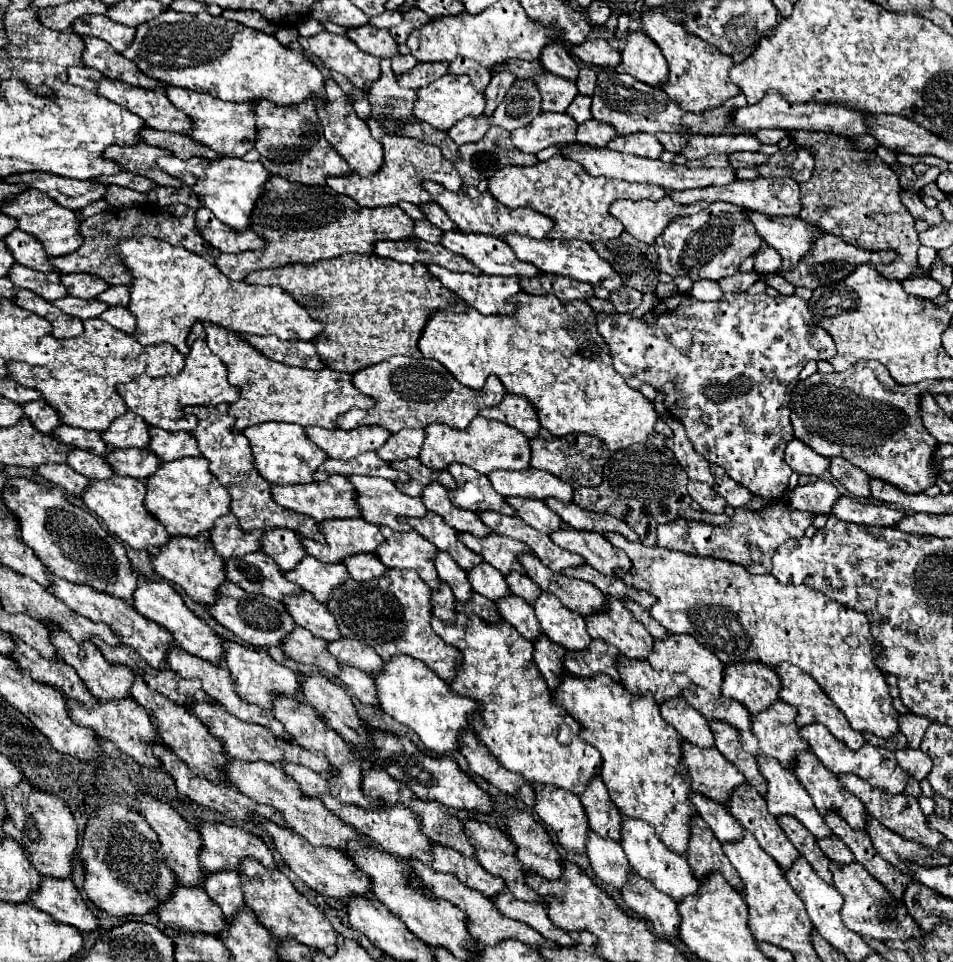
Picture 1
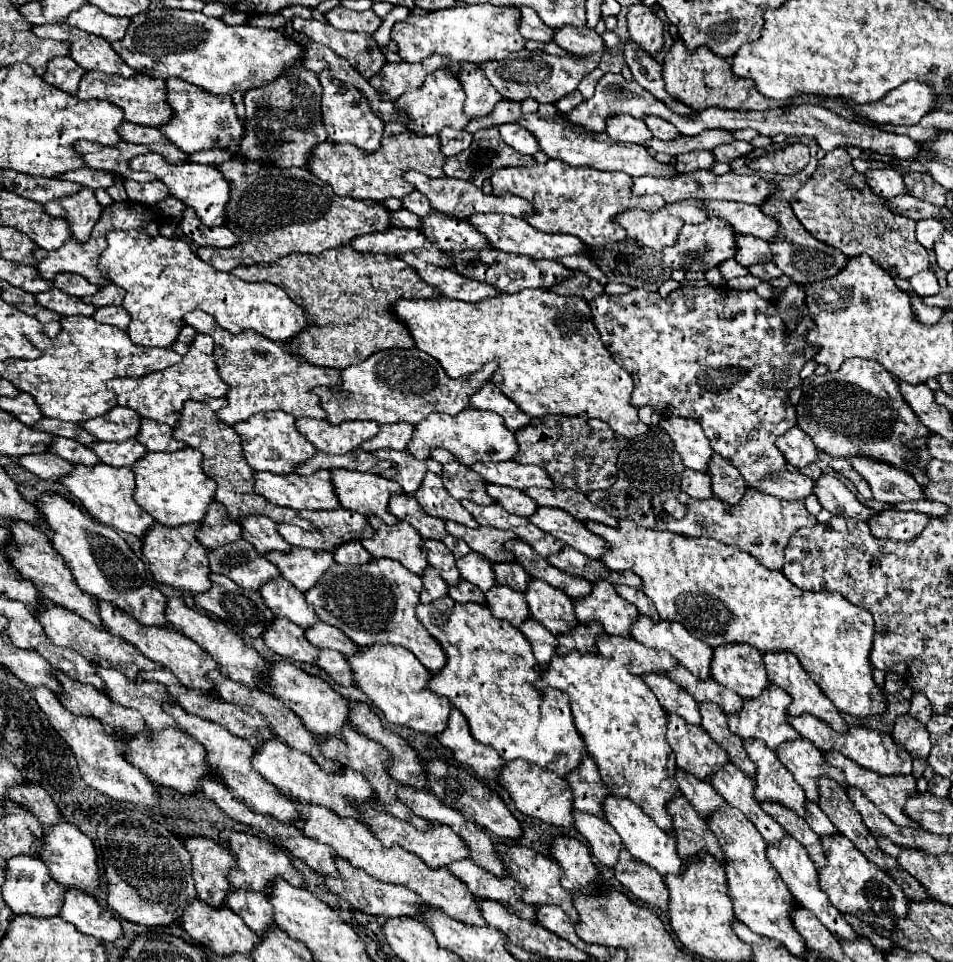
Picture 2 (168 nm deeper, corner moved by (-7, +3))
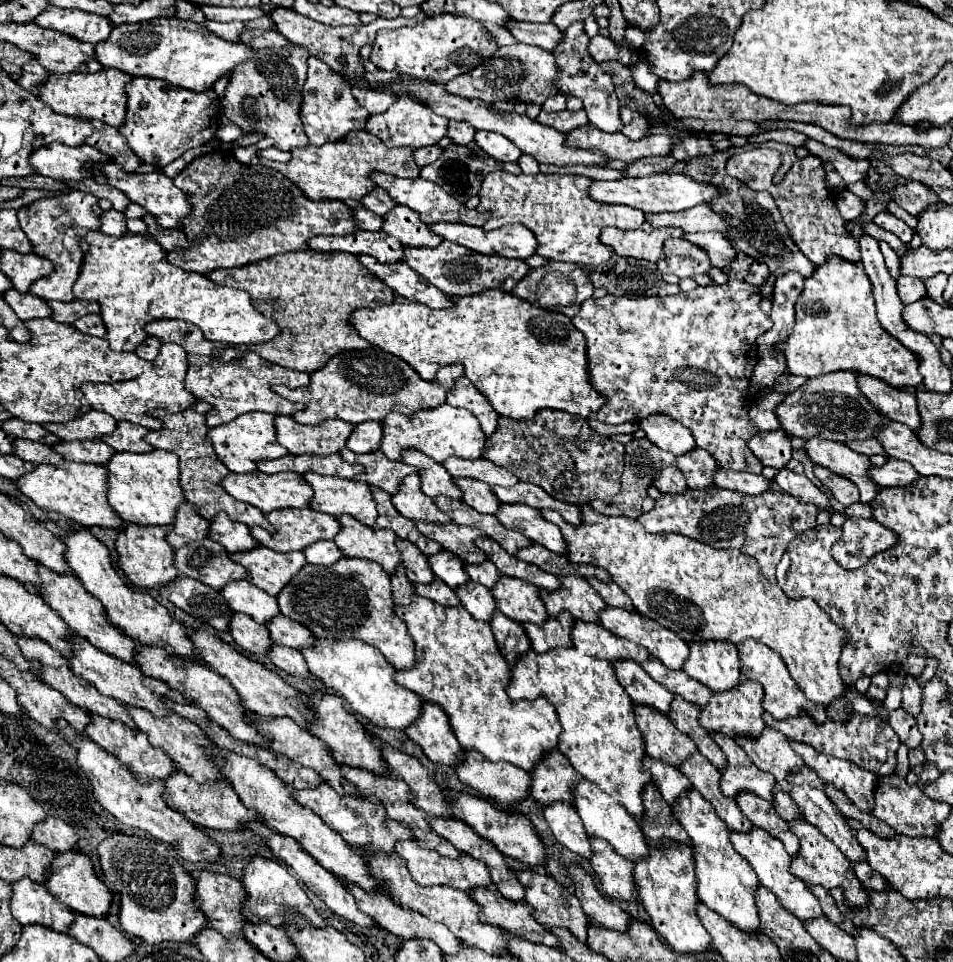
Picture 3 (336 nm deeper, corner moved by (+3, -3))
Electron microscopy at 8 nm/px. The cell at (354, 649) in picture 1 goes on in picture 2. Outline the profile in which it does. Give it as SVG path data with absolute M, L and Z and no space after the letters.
M317 621L315 625L307 627L305 629L305 639L315 645L315 647L327 647L327 649L335 649L343 655L351 655L355 651L359 651L359 647L355 647L355 643L345 635L345 633L339 633L339 629L323 623L323 621Z

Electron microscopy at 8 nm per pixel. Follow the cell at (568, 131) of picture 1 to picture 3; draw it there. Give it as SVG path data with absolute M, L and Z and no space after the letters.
M477 131L475 141L485 153L489 153L497 161L517 161L521 157L521 151L513 143L509 143L509 139L493 131Z

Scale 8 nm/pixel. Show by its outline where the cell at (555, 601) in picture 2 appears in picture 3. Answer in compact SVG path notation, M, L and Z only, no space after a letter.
M501 577L493 587L493 595L497 599L497 609L517 623L541 625L549 619L545 603L541 601L541 591L539 587L533 587L533 583Z

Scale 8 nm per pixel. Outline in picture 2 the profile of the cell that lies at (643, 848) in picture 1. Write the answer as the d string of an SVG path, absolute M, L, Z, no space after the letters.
M607 795L603 799L603 813L605 813L605 821L619 833L619 837L623 839L625 849L639 861L651 865L653 869L657 869L661 875L667 873L679 873L681 871L681 859L675 853L675 837L663 829L659 829L655 825L655 821L651 817L647 817L639 805L635 805L631 799L625 797L615 797L615 795Z

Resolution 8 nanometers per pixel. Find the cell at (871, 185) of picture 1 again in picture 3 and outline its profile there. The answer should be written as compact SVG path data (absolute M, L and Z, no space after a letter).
M809 155L795 161L785 179L779 185L771 187L771 195L785 219L785 225L789 227L791 239L815 265L825 263L829 255L839 255L851 263L861 261L859 237L849 231L847 221L839 215L839 209L835 205L835 191L827 185L827 173L823 169L821 157Z

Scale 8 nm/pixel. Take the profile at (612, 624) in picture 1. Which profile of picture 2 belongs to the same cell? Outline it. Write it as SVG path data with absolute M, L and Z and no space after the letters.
M595 581L591 583L591 593L579 599L573 599L575 617L579 623L587 621L601 621L605 633L609 635L629 635L631 621L639 615L635 605L623 601L611 583Z

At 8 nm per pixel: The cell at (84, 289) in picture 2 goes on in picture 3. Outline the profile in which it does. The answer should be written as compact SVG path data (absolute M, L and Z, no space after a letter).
M69 191L65 195L53 195L53 197L43 197L37 199L29 205L23 205L17 211L19 223L23 227L23 231L29 235L31 243L33 243L33 251L37 251L39 255L51 259L55 263L55 271L39 281L35 281L31 285L31 293L41 297L41 299L59 299L59 301L73 301L73 283L77 281L79 269L81 269L81 259L83 259L83 251L79 249L79 239L83 235L87 235L89 229L85 229L83 225L79 225L75 221L75 217L93 217L97 219L101 215L101 207L97 205L97 199L91 193L83 193L83 191Z

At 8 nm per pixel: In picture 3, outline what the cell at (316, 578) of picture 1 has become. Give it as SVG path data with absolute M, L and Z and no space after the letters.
M265 547L233 553L231 559L249 571L247 581L251 581L273 597L277 597L281 593L281 587L285 587L285 583L289 583L289 579L297 575L301 565L307 563L303 551L277 553Z

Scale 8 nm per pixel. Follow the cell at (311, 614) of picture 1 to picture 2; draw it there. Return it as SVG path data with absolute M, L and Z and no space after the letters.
M281 577L271 579L259 587L259 595L263 597L265 605L279 617L287 617L291 623L299 627L311 625L311 621L317 621L315 611L307 601L303 601L303 593L295 589L289 581L283 581Z

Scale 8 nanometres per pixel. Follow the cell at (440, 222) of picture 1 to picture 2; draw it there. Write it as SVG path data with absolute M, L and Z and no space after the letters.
M413 191L413 193L405 195L405 197L401 199L401 205L403 205L407 211L411 211L411 213L415 213L415 215L419 215L419 217L425 217L427 213L431 213L429 201L427 201L419 191Z

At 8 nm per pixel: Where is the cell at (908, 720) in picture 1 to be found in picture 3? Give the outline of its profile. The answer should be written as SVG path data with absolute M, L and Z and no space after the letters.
M907 677L907 683L903 687L903 703L901 703L901 707L911 717L919 715L919 709L921 709L921 687L917 685L917 681L913 677Z

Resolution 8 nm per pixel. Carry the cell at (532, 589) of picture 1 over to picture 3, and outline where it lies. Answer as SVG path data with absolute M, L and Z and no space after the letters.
M489 559L485 563L481 563L481 565L467 565L465 569L467 569L471 581L481 583L481 585L485 585L489 589L493 589L493 583L497 583L497 579L501 577L501 573L497 571L495 563L491 563Z

